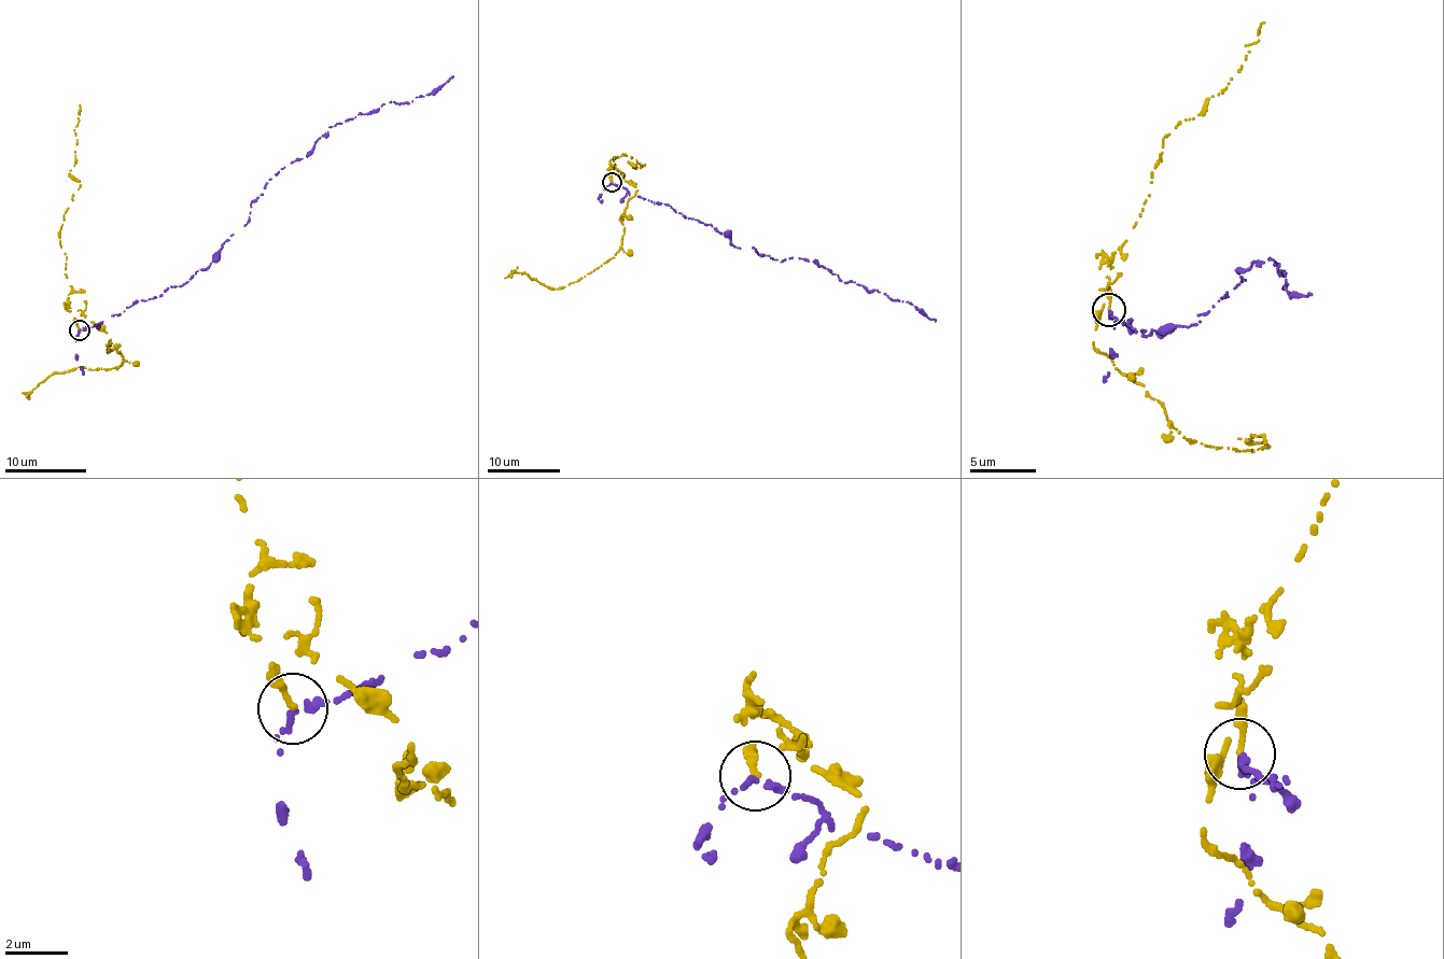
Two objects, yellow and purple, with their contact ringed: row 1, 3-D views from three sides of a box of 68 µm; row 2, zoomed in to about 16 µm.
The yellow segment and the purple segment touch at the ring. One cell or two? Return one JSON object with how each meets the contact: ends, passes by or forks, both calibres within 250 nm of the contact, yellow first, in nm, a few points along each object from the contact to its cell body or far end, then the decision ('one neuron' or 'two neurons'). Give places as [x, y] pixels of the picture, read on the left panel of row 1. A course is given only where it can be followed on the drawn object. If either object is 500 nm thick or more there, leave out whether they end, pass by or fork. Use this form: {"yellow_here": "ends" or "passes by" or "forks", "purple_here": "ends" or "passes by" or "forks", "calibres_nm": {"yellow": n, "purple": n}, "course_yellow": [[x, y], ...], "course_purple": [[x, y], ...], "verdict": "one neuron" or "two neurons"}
{"yellow_here": "ends", "purple_here": "ends", "calibres_nm": {"yellow": 180, "purple": 280}, "course_yellow": [[80, 329], [75, 318], [99, 325], [111, 341], [107, 350], [120, 351], [122, 365], [52, 375], [22, 393]], "course_purple": [[80, 330], [206, 269], [243, 225], [265, 184], [306, 156], [328, 127], [383, 104], [409, 103], [452, 75]], "verdict": "two neurons"}

